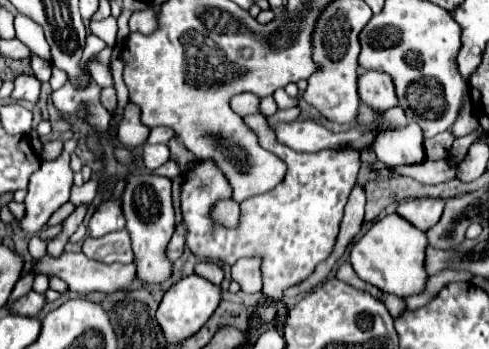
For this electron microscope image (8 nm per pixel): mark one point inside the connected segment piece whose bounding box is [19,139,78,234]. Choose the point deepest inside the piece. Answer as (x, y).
(49, 187)

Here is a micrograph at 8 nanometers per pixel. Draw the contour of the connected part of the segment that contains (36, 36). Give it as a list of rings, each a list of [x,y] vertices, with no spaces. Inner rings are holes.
[[[17,14],[15,16],[15,30],[17,30],[17,38],[27,44],[31,48],[33,54],[37,54],[43,60],[51,60],[51,50],[47,48],[47,40],[43,36],[43,30],[39,24],[35,24],[29,16]]]

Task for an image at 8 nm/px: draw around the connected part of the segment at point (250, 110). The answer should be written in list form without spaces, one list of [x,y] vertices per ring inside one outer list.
[[[251,92],[245,94],[237,94],[231,100],[231,108],[233,112],[237,112],[239,116],[247,116],[247,114],[257,114],[259,112],[259,98]]]

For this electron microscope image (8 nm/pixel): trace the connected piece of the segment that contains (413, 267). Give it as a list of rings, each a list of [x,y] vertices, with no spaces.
[[[389,214],[383,220],[377,220],[363,238],[355,242],[351,248],[351,264],[357,276],[381,292],[395,294],[399,298],[407,298],[413,294],[421,294],[427,286],[429,274],[425,272],[425,250],[427,250],[427,234],[415,228],[399,214]]]

